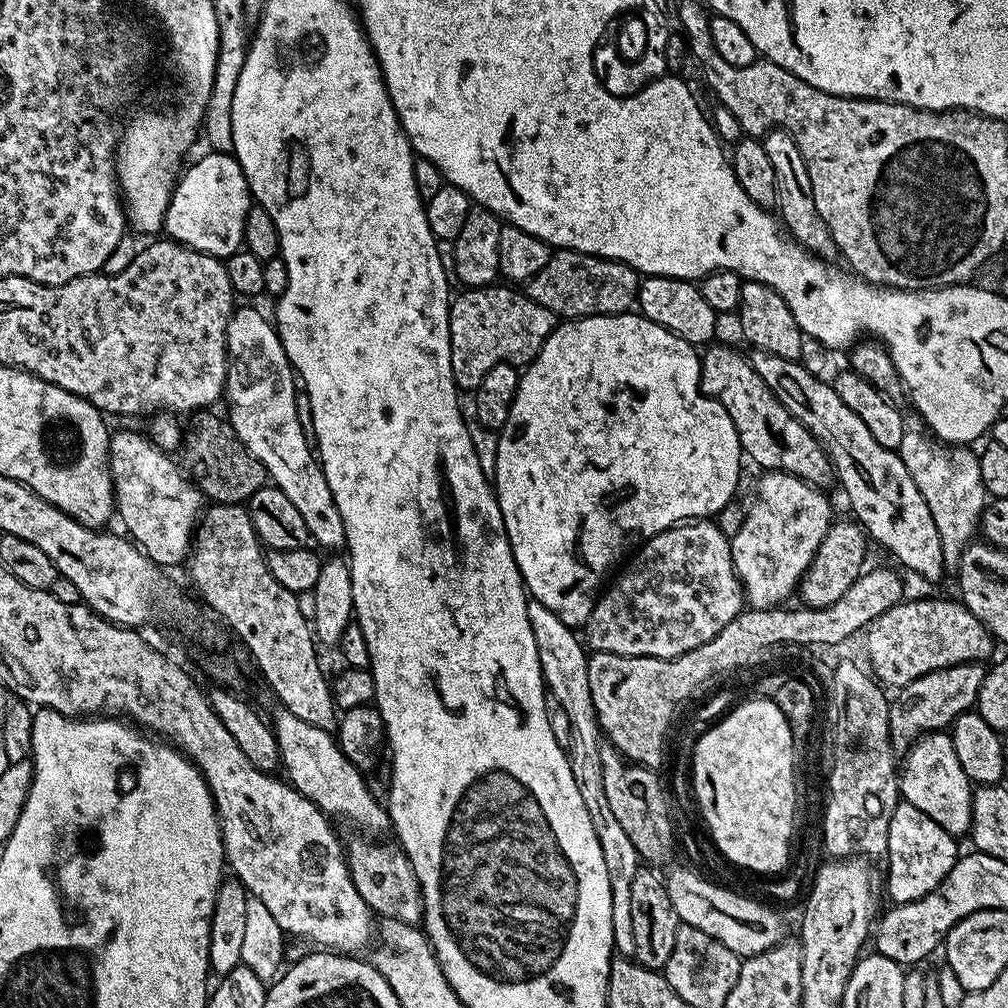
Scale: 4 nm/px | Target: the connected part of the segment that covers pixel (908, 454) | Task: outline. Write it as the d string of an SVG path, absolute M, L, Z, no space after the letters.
M906 430L896 451L905 463L915 486L921 491L922 498L933 515L934 524L938 526L939 538L943 542L945 567L954 570L959 567L961 556L973 539L972 532L974 530L975 533L982 511L988 504L979 455L966 446L956 446L948 450L952 452L945 453L938 448L940 446L935 439L921 432Z

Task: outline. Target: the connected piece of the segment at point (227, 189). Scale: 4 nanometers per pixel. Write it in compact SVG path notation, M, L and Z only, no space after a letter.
M211 150L205 153L197 164L189 163L177 179L162 232L167 239L175 240L178 244L208 256L227 258L241 251L246 214L250 214L254 206L252 191L235 156Z

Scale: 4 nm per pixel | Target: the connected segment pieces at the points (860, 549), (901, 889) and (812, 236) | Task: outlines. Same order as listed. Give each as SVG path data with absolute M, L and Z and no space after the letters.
M833 519L832 525L826 530L826 538L822 538L806 574L800 580L798 597L800 596L801 605L810 608L825 608L838 602L838 598L842 598L842 594L846 594L846 590L850 590L850 586L854 586L861 572L865 571L864 559L868 556L870 537L855 519L847 519Z
M899 803L890 818L888 831L888 896L892 904L905 904L914 902L930 890L934 890L950 874L956 865L958 851L956 852L957 837L952 833L942 830L934 818L922 814L918 806Z
M773 128L762 139L766 146L766 154L774 165L774 174L778 181L776 208L787 235L800 244L805 252L811 252L813 256L819 256L821 260L835 261L838 256L836 243L826 222L822 222L822 214L818 214L818 206L814 206L814 186L810 186L806 158L802 158L802 150L798 150L798 142L794 142L794 138L790 138L790 134L783 128Z

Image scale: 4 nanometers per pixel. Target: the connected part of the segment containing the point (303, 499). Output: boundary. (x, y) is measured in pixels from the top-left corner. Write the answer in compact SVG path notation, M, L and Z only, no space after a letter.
M237 307L226 326L228 347L228 377L224 383L228 412L226 419L234 434L262 462L268 471L268 480L294 502L306 522L306 530L315 547L343 549L346 530L338 506L334 506L334 494L326 482L326 474L314 448L307 444L302 434L295 396L298 377L292 363L286 358L286 350L276 332L275 323L268 320L256 308Z

